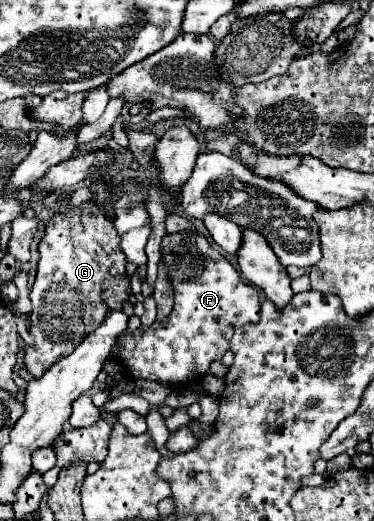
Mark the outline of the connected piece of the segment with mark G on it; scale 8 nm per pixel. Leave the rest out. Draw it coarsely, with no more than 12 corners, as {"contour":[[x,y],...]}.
{"contour":[[61,198],[39,242],[33,378],[131,296],[113,222]]}

